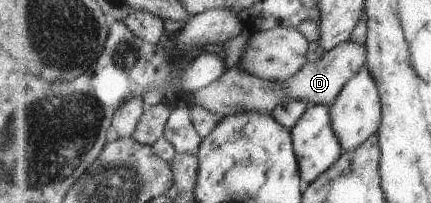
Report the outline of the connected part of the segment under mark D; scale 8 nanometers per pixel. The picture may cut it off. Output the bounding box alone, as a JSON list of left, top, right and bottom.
[193,42,368,116]

